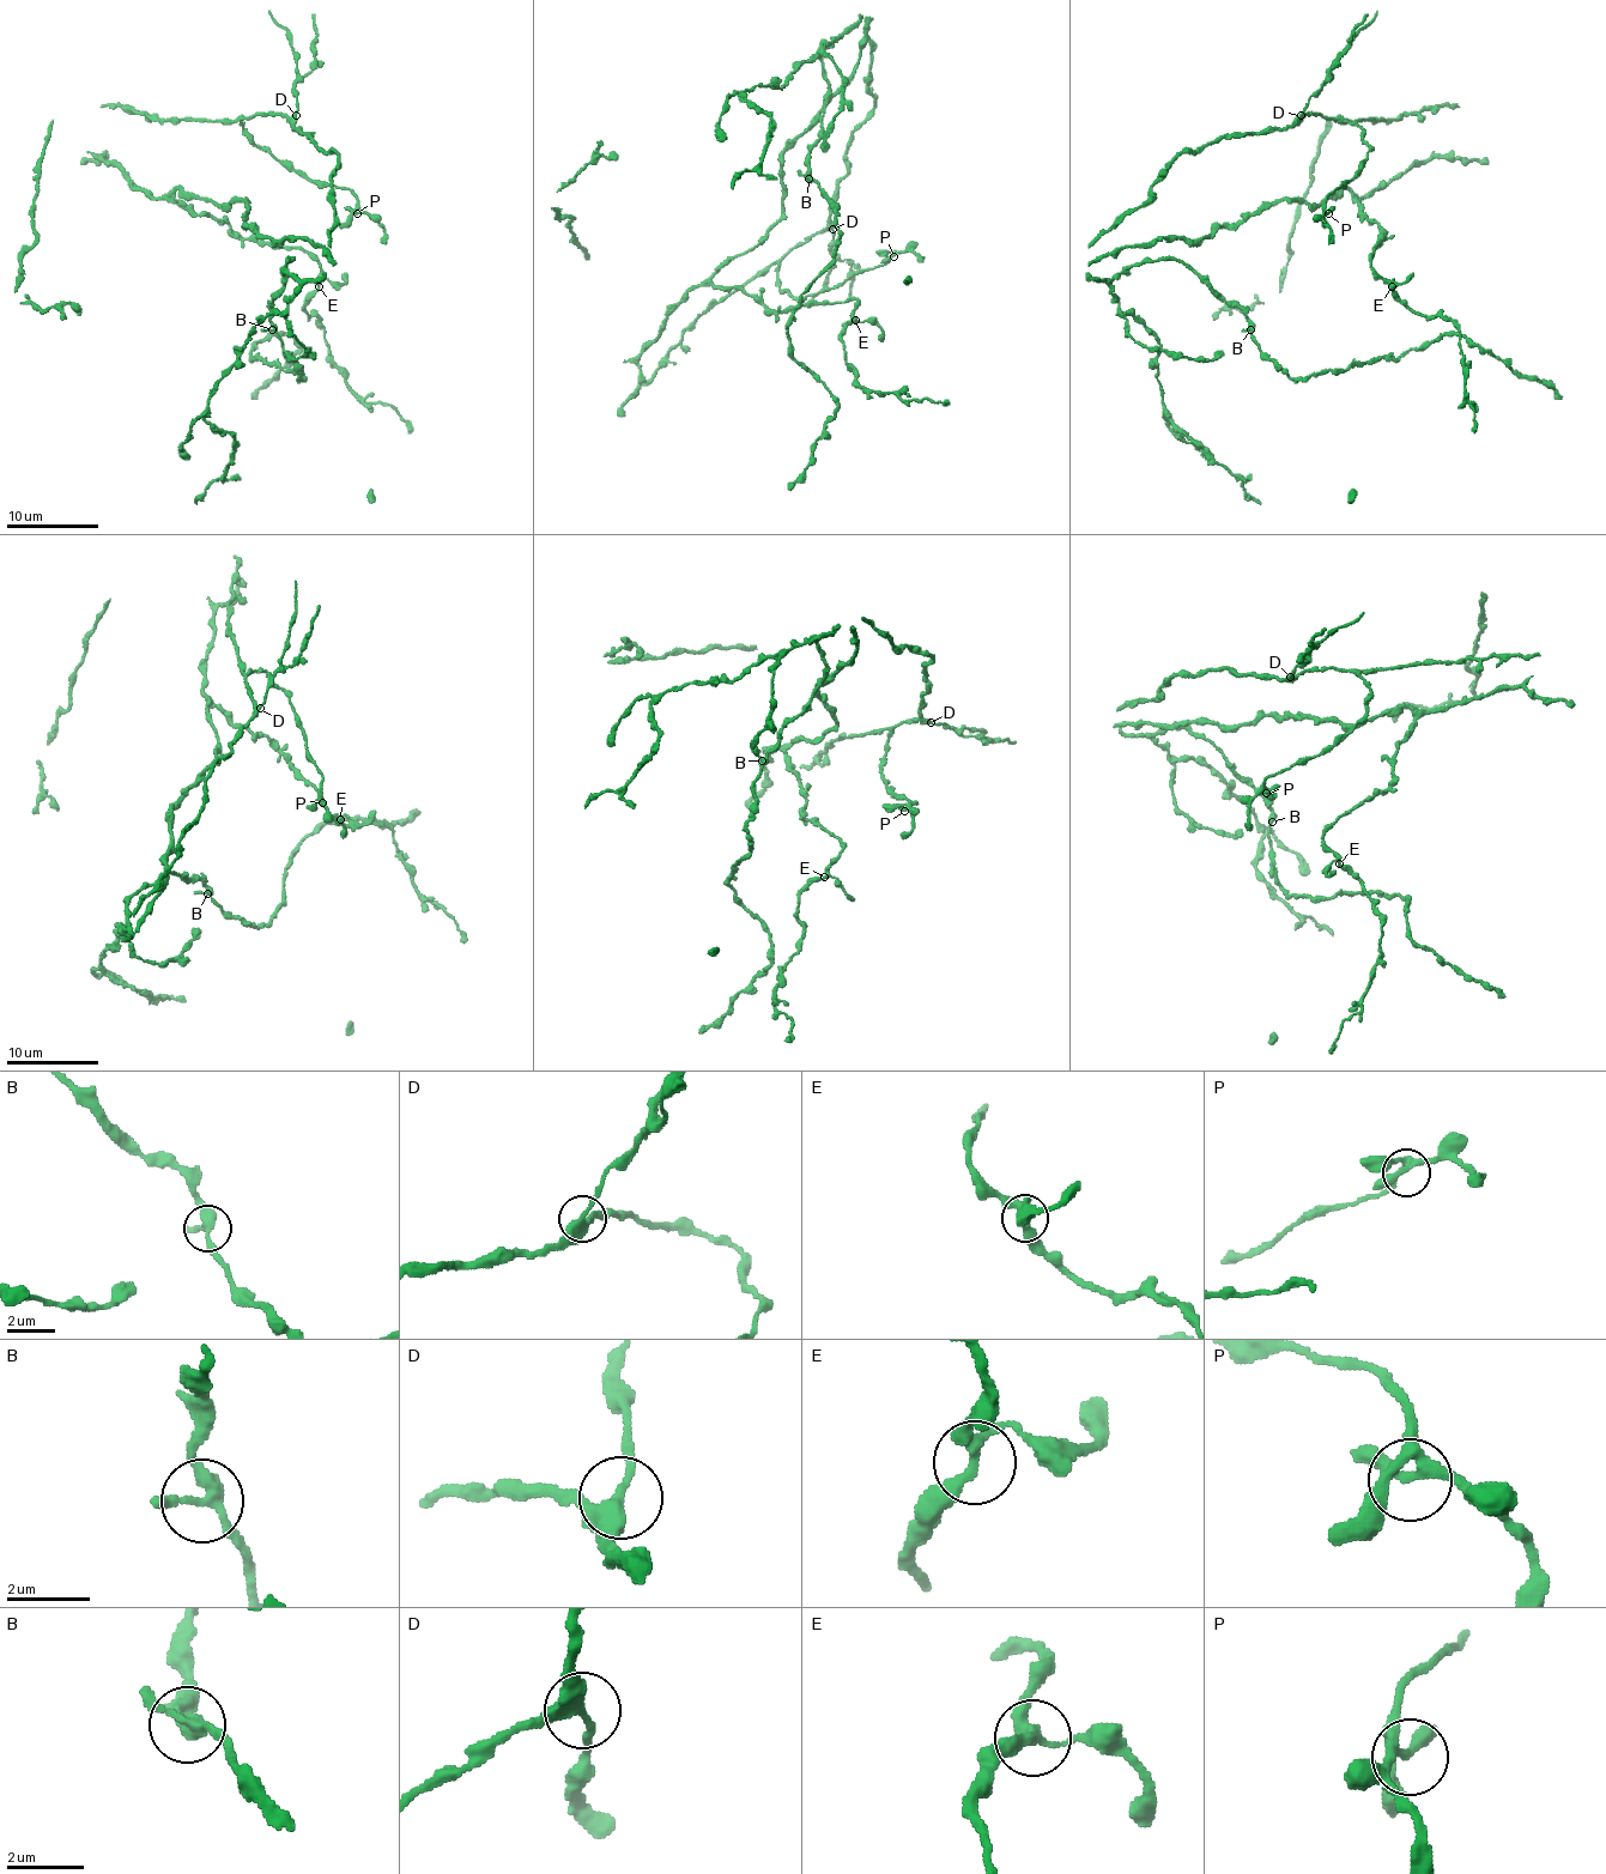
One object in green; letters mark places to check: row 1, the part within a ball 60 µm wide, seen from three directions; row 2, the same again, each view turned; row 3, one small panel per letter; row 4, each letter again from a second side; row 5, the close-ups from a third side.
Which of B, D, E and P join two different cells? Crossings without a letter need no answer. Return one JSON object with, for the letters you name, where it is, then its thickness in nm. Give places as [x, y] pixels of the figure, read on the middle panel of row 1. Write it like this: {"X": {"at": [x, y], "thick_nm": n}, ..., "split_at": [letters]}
{"split_at": []}

